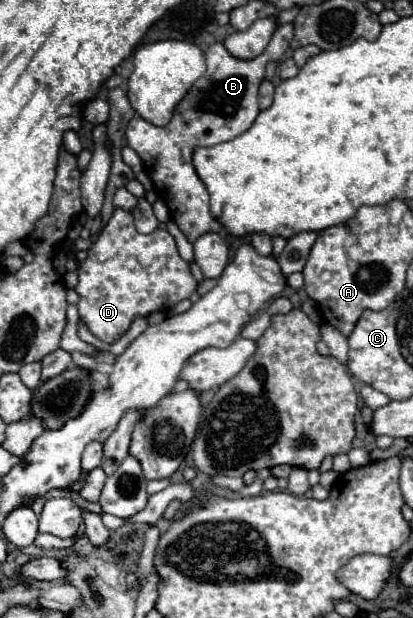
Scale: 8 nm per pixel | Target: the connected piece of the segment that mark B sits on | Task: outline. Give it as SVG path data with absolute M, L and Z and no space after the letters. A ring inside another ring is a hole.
M281 25L269 41L267 49L255 59L237 59L223 47L223 43L213 43L205 53L205 75L193 83L183 101L175 107L173 117L165 127L157 127L139 115L135 115L127 125L127 145L143 159L145 173L151 177L155 189L159 193L169 193L159 197L163 197L165 205L169 207L171 219L191 243L203 233L223 231L223 225L209 213L209 203L205 203L207 191L197 171L193 169L193 151L197 147L211 147L223 141L231 141L253 125L261 111L257 93L261 81L265 79L265 67L267 63L279 61L283 57L283 53L289 49L291 37L293 25Z

